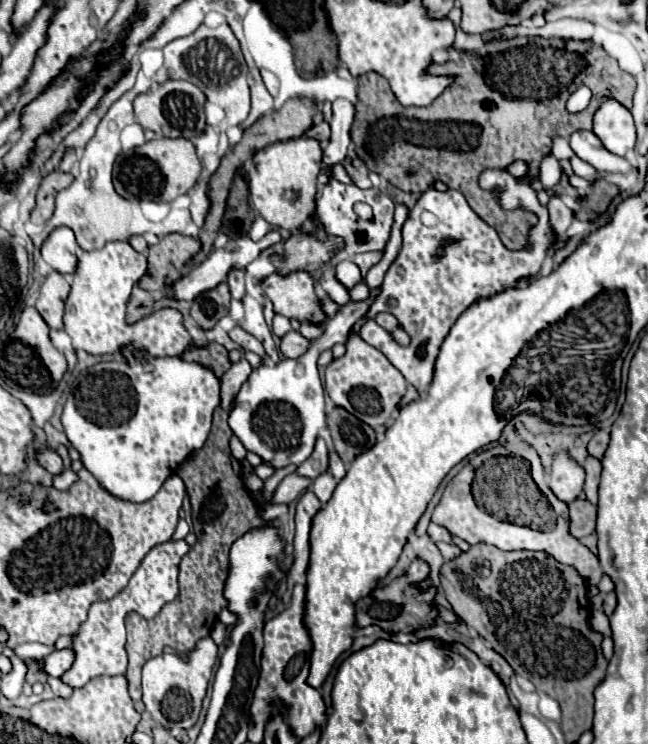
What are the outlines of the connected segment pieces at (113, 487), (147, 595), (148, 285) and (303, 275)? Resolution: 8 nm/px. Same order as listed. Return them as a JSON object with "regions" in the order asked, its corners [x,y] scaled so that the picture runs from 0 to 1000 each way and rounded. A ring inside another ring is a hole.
{"regions":[[[[208,477],[202,488],[159,485],[137,493],[122,509],[119,520],[103,531],[94,569],[110,598],[125,609],[125,620],[140,633],[159,657],[171,665],[221,676],[242,665],[258,641],[264,641],[298,606],[316,598],[326,577],[329,552],[341,542],[341,512],[326,493],[276,483],[233,483],[230,477]],[[224,488],[236,496],[227,499]]],[[[255,727],[236,735],[215,765],[199,778],[199,786],[168,808],[150,808],[137,816],[134,835],[113,853],[110,872],[116,878],[116,888],[103,905],[97,905],[94,915],[110,923],[125,923],[137,913],[153,907],[191,906],[193,888],[193,827],[199,824],[245,824],[248,816],[273,802],[273,770],[276,754],[292,743],[292,733],[279,727]]],[[[258,316],[230,332],[230,364],[215,386],[227,391],[261,391],[276,378],[289,353],[310,337],[310,324],[285,316]]],[[[474,364],[415,370],[403,386],[421,405],[424,421],[458,429],[461,434],[498,437],[505,431],[505,423],[495,415],[495,399],[486,391],[486,375]]]]}

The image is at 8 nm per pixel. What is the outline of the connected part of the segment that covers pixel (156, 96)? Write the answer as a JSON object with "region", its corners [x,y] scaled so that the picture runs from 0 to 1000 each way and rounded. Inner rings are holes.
{"region":[[[267,106],[255,109],[239,122],[227,122],[227,125],[215,128],[205,136],[208,160],[221,173],[233,173],[245,184],[264,184],[264,187],[282,184],[292,190],[307,184],[319,171],[313,141],[316,141],[316,128],[313,128],[313,122],[307,122],[307,117],[301,117],[298,112],[289,112],[289,109],[267,109]]]}

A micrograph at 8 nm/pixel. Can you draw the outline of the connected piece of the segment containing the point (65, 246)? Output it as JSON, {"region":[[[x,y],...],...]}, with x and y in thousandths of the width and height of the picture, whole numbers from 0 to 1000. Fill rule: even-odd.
{"region":[[[106,305],[85,308],[63,332],[66,348],[91,367],[116,367],[119,362],[119,321]]]}

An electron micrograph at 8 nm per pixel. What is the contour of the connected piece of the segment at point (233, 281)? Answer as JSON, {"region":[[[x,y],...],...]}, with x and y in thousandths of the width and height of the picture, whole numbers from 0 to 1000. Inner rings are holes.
{"region":[[[356,364],[350,372],[350,383],[356,388],[356,399],[372,405],[378,399],[378,364]]]}

